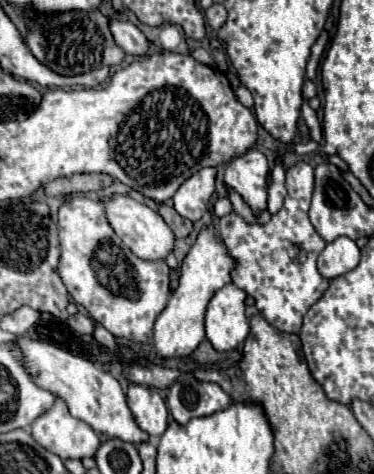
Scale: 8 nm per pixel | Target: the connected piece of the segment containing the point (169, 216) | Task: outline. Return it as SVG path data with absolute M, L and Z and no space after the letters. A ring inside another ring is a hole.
M162 204L158 214L166 220L166 224L174 230L176 238L186 238L190 232L192 232L192 222L186 220L186 218L180 218L178 212L170 206L170 204Z

